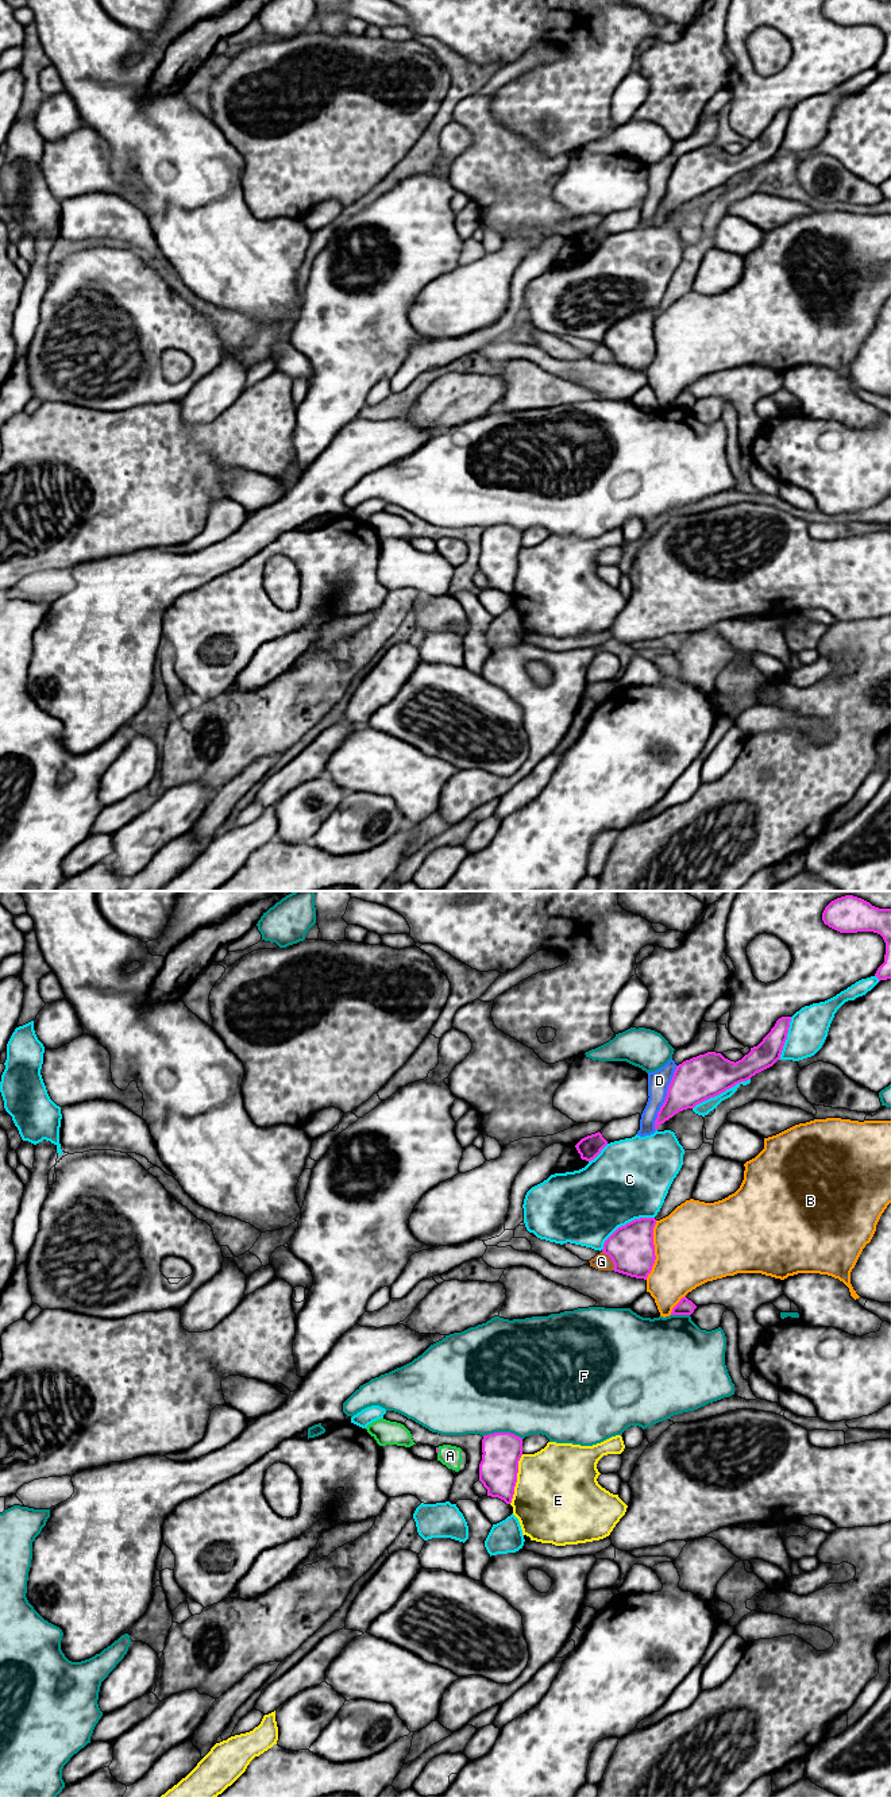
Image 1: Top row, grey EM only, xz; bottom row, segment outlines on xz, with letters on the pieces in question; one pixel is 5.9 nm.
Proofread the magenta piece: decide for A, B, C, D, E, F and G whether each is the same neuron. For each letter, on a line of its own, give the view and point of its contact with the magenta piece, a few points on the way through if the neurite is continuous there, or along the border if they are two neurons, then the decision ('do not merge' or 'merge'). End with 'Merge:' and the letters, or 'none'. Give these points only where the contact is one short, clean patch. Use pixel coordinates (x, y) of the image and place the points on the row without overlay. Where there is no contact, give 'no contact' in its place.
A: xz (438, 543) | merge
B: xz (654, 343) | do not merge
C: xz (627, 316) | do not merge
D: xz (666, 191) | do not merge
E: xz (516, 571) | do not merge
F: xz (504, 525) | do not merge
G: xz (612, 353) | along xz (602, 343), (610, 351), (613, 362) | do not merge
Merge: A

